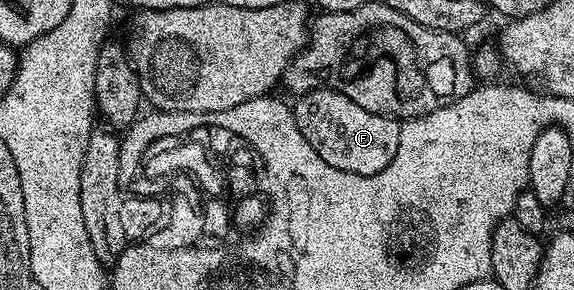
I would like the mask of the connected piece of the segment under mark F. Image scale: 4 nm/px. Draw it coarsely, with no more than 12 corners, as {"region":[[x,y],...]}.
{"region":[[334,88],[293,101],[328,166],[371,176],[396,158],[402,126]]}

